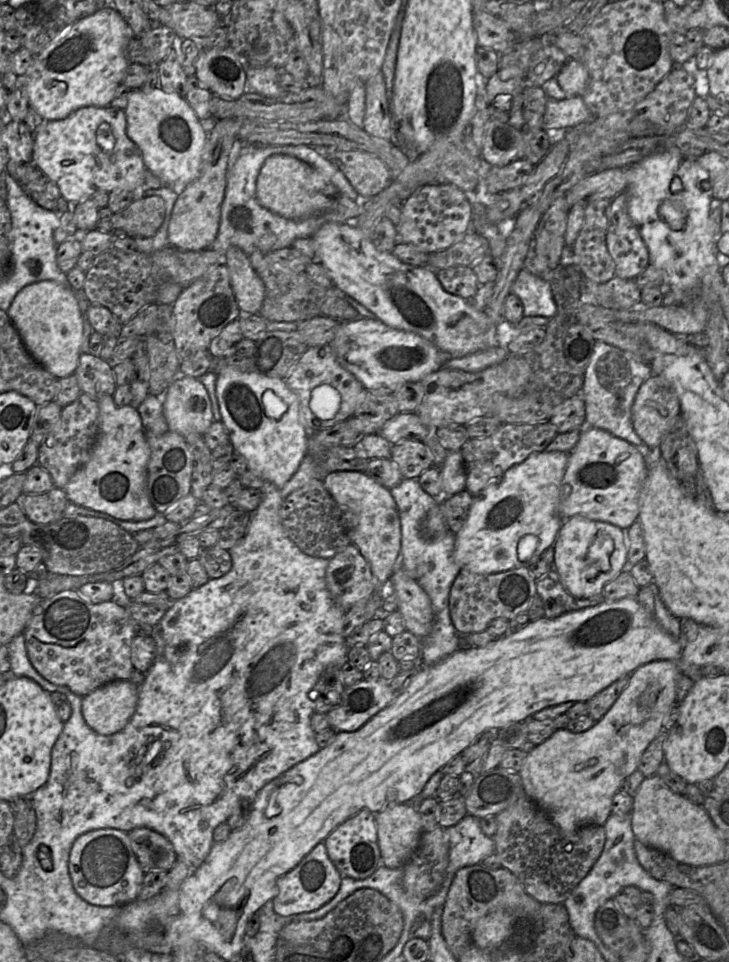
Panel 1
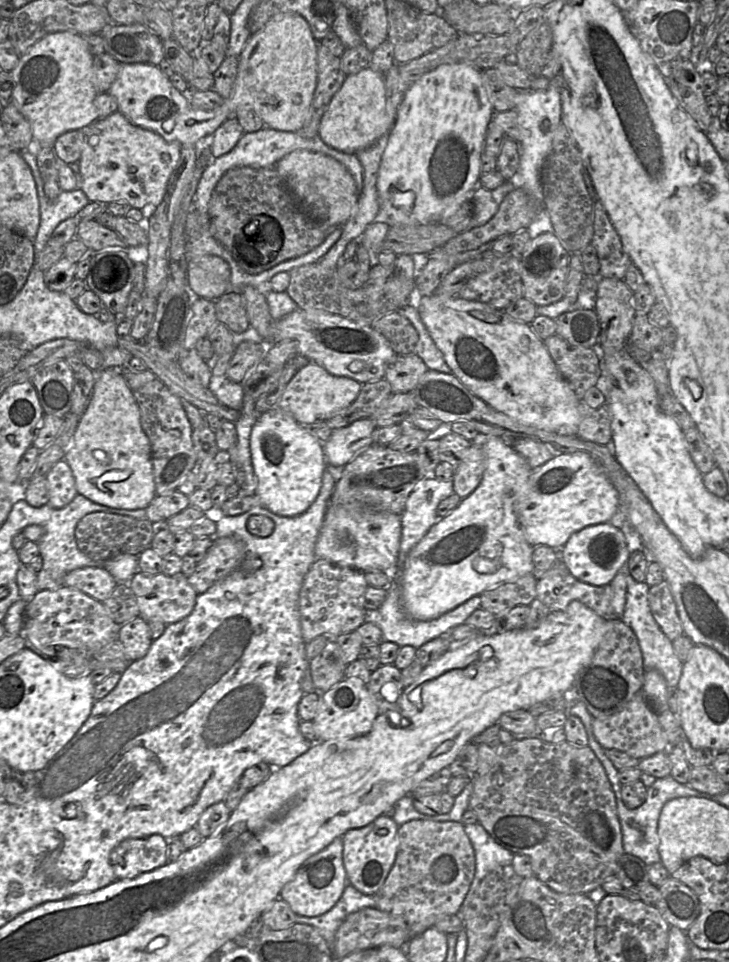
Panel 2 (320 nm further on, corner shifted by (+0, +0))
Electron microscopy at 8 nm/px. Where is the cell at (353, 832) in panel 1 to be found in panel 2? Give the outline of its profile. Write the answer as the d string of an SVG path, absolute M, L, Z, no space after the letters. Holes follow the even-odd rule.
M381 815L370 824L348 830L343 836L343 863L352 884L360 892L374 895L383 886L396 859L398 848L398 825L393 818ZM379 829L388 830L386 835L380 835Z

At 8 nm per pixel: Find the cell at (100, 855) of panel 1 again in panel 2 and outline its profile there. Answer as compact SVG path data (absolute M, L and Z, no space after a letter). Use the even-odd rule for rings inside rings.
M160 834L121 841L110 854L110 864L116 878L133 879L166 865L168 841Z

